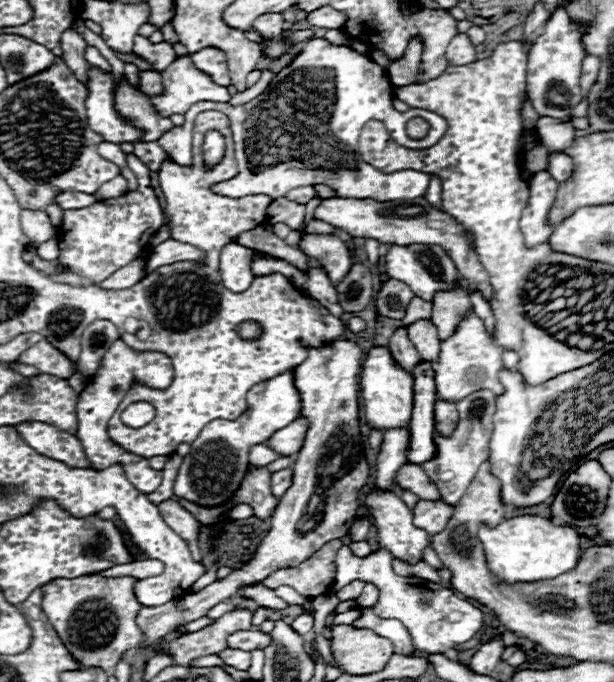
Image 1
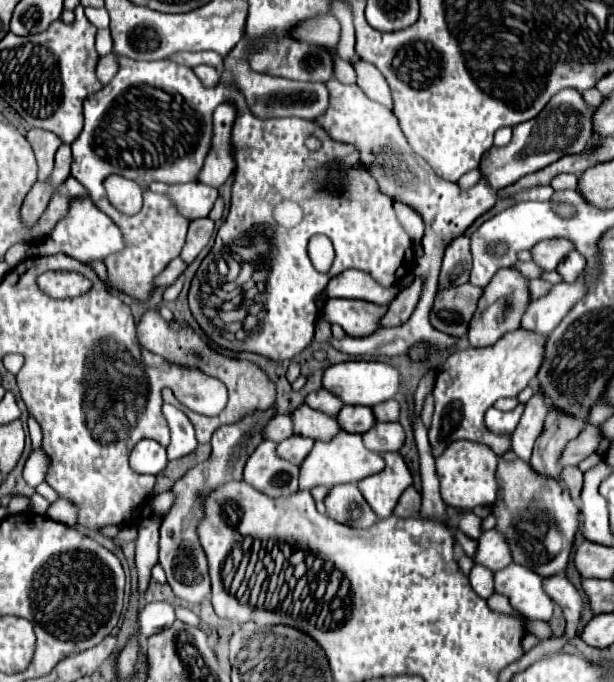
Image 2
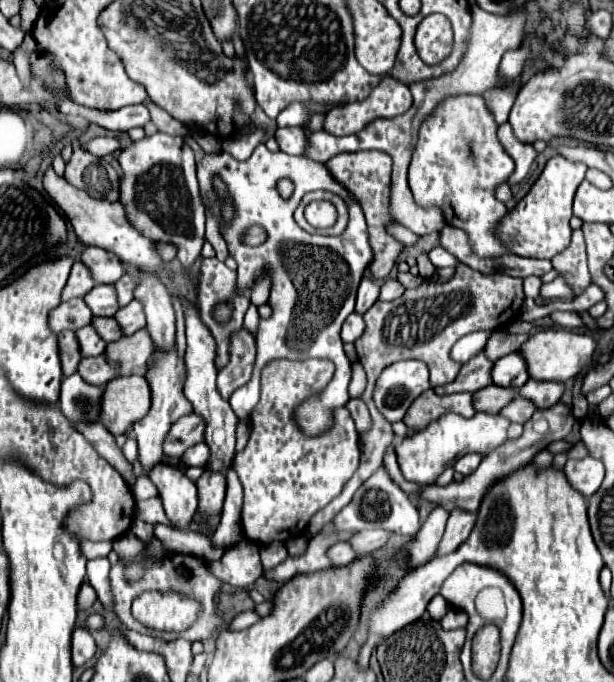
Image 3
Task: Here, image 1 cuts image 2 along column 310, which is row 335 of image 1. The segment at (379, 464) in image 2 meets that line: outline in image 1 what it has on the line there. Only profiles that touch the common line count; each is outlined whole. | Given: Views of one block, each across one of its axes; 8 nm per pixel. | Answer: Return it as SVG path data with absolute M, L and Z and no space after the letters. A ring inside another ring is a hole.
M470 312L454 330L454 334L442 340L442 350L436 362L432 362L432 370L436 376L436 394L438 398L446 398L448 402L458 402L466 396L466 384L476 384L474 388L488 388L488 390L504 390L498 372L502 370L502 348L494 344L488 336L482 320Z

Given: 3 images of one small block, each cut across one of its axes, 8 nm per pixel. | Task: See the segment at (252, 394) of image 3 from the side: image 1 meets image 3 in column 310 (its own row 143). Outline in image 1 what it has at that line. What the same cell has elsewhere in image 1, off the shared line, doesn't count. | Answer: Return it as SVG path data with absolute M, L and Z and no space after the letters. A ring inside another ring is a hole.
M310 38L302 52L272 78L260 96L240 106L232 106L230 102L198 102L184 114L184 126L170 130L170 134L164 134L158 142L174 162L190 166L192 122L196 114L204 110L218 110L226 112L230 118L238 176L214 184L214 194L228 198L268 194L276 200L292 188L326 184L334 188L340 198L370 198L376 202L410 200L426 194L430 176L416 170L384 174L364 162L358 154L358 136L364 120L382 120L394 142L412 149L436 144L446 134L448 122L422 108L408 112L394 110L392 88L386 70L372 58L350 50L350 46L332 46L324 38ZM416 116L432 122L428 136L423 139L412 139L406 134L406 122Z

